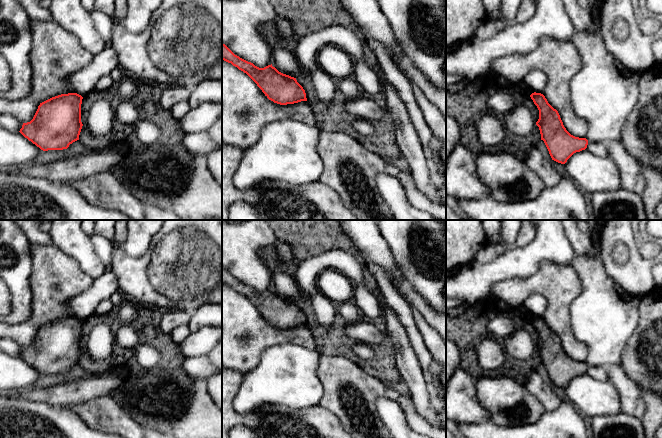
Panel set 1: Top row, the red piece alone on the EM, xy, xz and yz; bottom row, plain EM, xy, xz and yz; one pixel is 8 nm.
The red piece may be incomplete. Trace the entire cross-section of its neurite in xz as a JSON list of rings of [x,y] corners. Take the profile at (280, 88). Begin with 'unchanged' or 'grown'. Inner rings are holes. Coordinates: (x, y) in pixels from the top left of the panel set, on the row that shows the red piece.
unchanged; [[[222,43],[222,60],[231,63],[246,73],[262,90],[265,96],[280,105],[294,104],[307,101],[303,87],[296,78],[279,72],[275,67],[268,65],[259,68],[235,55]]]

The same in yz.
unchanged; [[[534,92],[530,97],[539,110],[536,125],[552,160],[565,164],[574,153],[587,148],[588,140],[575,137],[566,130],[558,111],[548,103],[543,94]]]

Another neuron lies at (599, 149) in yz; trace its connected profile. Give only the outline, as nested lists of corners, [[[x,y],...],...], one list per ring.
[[[588,142],[586,149],[590,151],[592,154],[595,154],[600,157],[609,156],[609,151],[607,149],[607,146],[603,143]]]

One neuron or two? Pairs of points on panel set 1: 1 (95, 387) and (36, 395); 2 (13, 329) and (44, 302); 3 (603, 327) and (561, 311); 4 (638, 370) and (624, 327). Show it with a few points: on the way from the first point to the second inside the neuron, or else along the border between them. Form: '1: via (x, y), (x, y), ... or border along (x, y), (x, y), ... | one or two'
1: via (80, 391), (62, 395), (51, 395) | one
2: via (23, 329), (42, 312) | one
3: border along (580, 293), (570, 306), (570, 327), (574, 337) | two
4: border along (639, 319), (636, 329), (625, 344), (620, 362) | two

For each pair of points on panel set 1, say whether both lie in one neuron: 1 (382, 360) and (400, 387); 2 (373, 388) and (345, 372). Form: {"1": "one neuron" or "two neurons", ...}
{"1": "one neuron", "2": "one neuron"}

